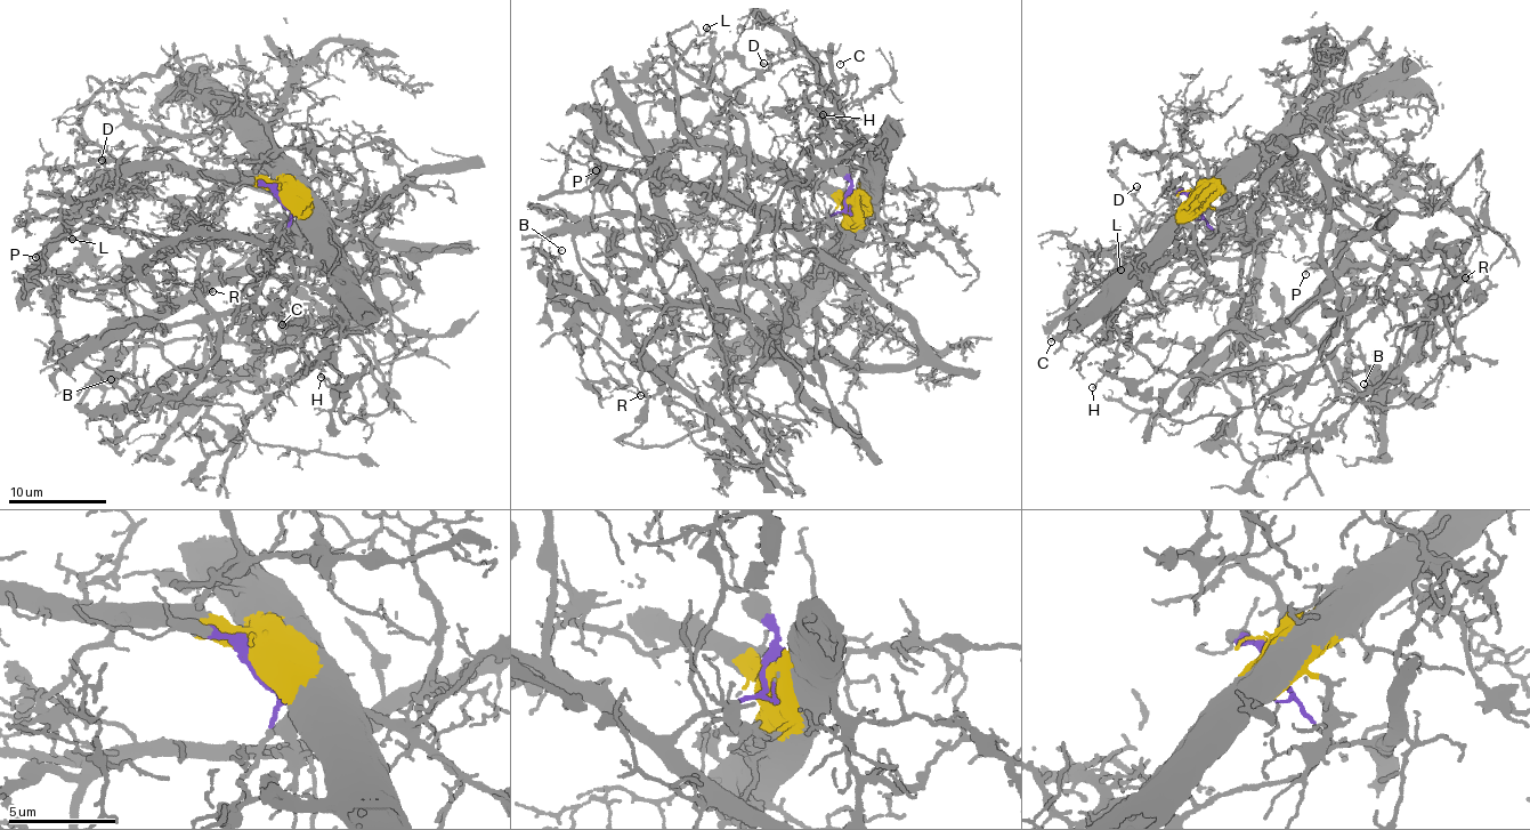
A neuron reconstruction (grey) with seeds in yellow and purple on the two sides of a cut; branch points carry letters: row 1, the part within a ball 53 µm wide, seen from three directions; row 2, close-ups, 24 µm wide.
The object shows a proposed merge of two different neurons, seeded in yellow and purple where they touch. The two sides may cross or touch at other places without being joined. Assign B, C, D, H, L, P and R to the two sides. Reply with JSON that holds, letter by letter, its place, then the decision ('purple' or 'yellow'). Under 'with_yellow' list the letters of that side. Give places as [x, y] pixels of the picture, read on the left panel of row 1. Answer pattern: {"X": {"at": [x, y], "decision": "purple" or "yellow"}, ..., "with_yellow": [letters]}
{"B": {"at": [111, 379], "decision": "purple"}, "C": {"at": [282, 324], "decision": "yellow"}, "D": {"at": [102, 160], "decision": "yellow"}, "H": {"at": [321, 377], "decision": "yellow"}, "L": {"at": [72, 239], "decision": "yellow"}, "P": {"at": [35, 257], "decision": "yellow"}, "R": {"at": [212, 291], "decision": "purple"}, "with_yellow": ["C", "D", "H", "L", "P"]}

